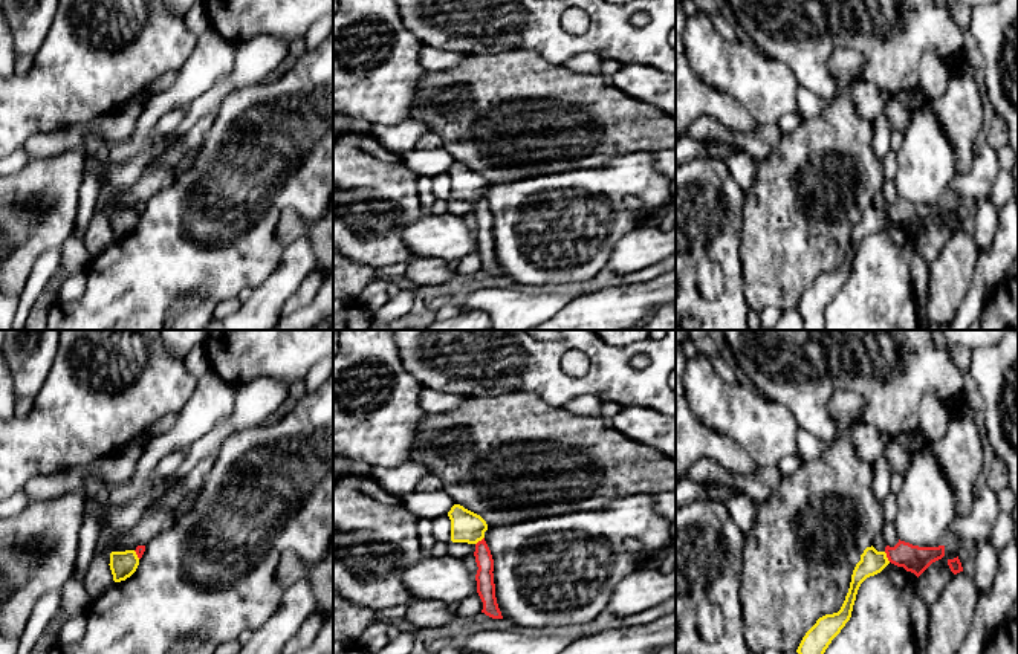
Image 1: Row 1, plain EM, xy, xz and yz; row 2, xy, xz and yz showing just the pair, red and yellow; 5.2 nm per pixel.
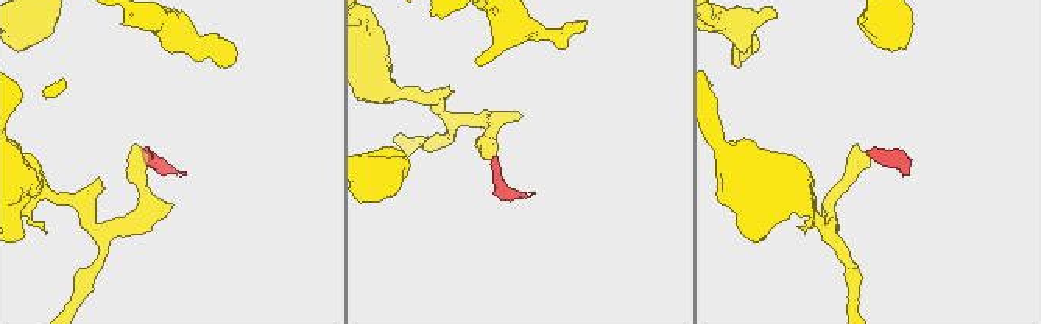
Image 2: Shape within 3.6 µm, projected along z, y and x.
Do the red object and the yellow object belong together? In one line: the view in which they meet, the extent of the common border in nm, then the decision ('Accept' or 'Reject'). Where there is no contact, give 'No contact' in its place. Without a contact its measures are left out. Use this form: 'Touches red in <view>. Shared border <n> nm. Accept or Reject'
Touches red in yz. Shared border 70 nm. Reject

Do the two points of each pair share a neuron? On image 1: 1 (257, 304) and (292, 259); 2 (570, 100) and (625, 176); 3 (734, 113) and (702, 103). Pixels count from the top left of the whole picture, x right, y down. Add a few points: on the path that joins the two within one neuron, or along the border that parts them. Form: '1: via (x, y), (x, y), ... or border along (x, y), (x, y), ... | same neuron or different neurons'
1: via (268, 294), (292, 269) | same neuron
2: border along (650, 150), (630, 150), (615, 156) | different neurons
3: via (726, 110), (710, 103) | same neuron

